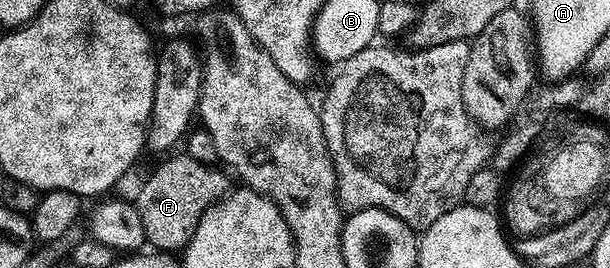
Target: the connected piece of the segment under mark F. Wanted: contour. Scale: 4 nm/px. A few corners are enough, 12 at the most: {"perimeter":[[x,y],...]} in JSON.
{"perimeter":[[162,160],[136,197],[146,241],[185,248],[232,189],[227,171]]}

